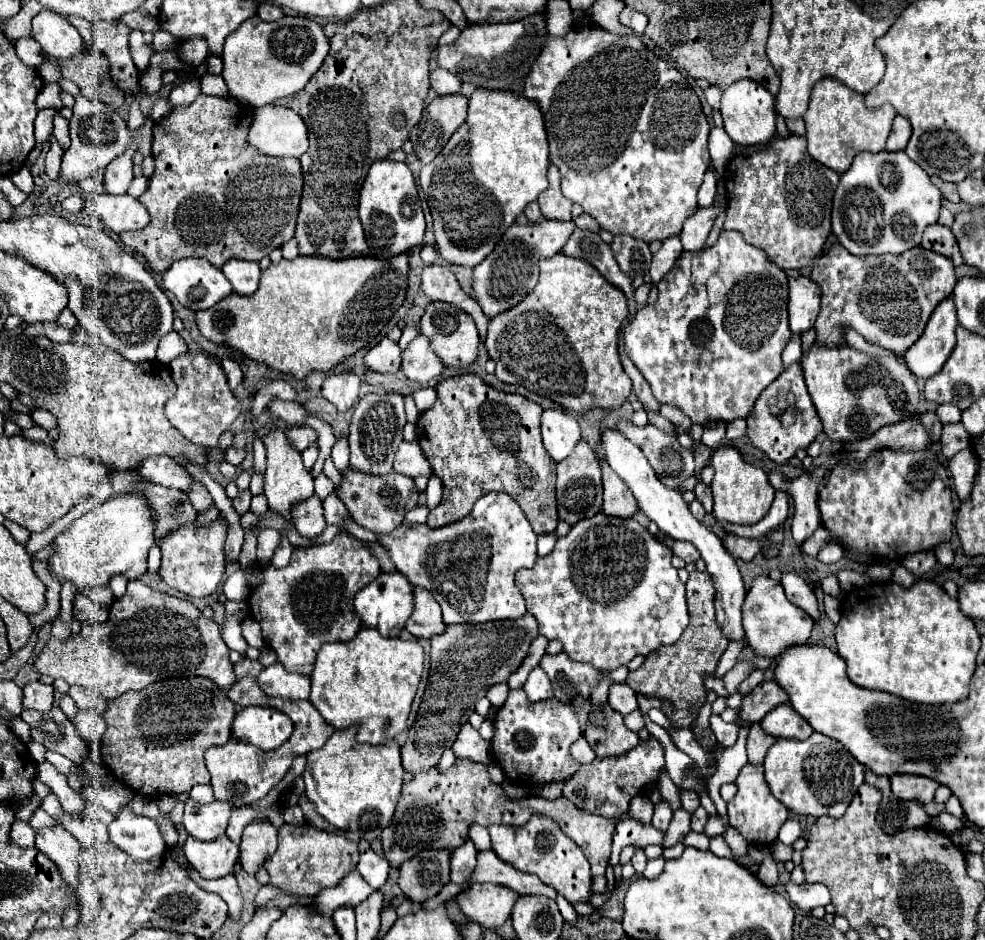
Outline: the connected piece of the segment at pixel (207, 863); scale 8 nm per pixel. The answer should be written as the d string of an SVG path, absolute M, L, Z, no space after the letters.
M188 836L188 840L182 846L184 856L192 864L192 868L202 878L224 878L234 872L234 864L238 860L238 846L228 840L228 836L220 836L216 840L196 840L194 836Z

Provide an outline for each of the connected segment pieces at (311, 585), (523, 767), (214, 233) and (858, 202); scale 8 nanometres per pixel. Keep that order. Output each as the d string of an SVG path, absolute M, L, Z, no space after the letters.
M338 534L330 544L312 546L312 548L296 548L292 552L290 564L282 570L264 566L264 584L254 590L248 598L252 618L262 626L264 642L278 654L278 662L288 668L290 672L310 674L314 668L314 660L322 644L328 642L342 642L356 636L362 628L360 618L354 612L354 596L366 584L370 584L380 574L378 560L366 550L366 546L350 534Z
M516 688L510 690L508 700L496 714L492 754L512 784L542 786L550 782L566 782L580 768L570 754L570 746L580 736L582 728L570 704L562 704L556 698L532 702L522 688Z
M200 94L190 106L178 108L154 124L152 154L156 172L148 190L138 198L148 208L152 220L144 230L120 234L122 242L144 256L154 272L166 272L180 258L206 258L218 268L232 258L260 262L294 236L302 198L300 160L274 158L252 148L248 144L252 114L254 106L234 96Z
M860 152L852 166L840 176L840 184L834 194L832 208L832 232L840 244L854 256L880 256L880 254L902 254L910 248L920 246L922 232L928 224L936 224L942 208L942 194L932 184L930 176L914 162L908 160L906 152Z

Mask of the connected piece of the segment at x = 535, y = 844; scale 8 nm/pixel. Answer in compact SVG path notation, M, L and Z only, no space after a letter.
M534 814L524 826L492 824L488 826L488 830L492 838L492 850L502 862L514 866L520 872L538 876L542 884L552 886L570 904L578 904L578 902L586 904L592 898L594 892L592 892L590 862L586 860L580 846L562 832L556 820L542 814Z

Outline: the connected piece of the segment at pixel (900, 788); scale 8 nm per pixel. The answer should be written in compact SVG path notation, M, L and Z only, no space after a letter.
M894 774L890 778L890 784L894 796L900 796L902 800L914 800L918 804L928 804L938 788L936 780L916 774Z

